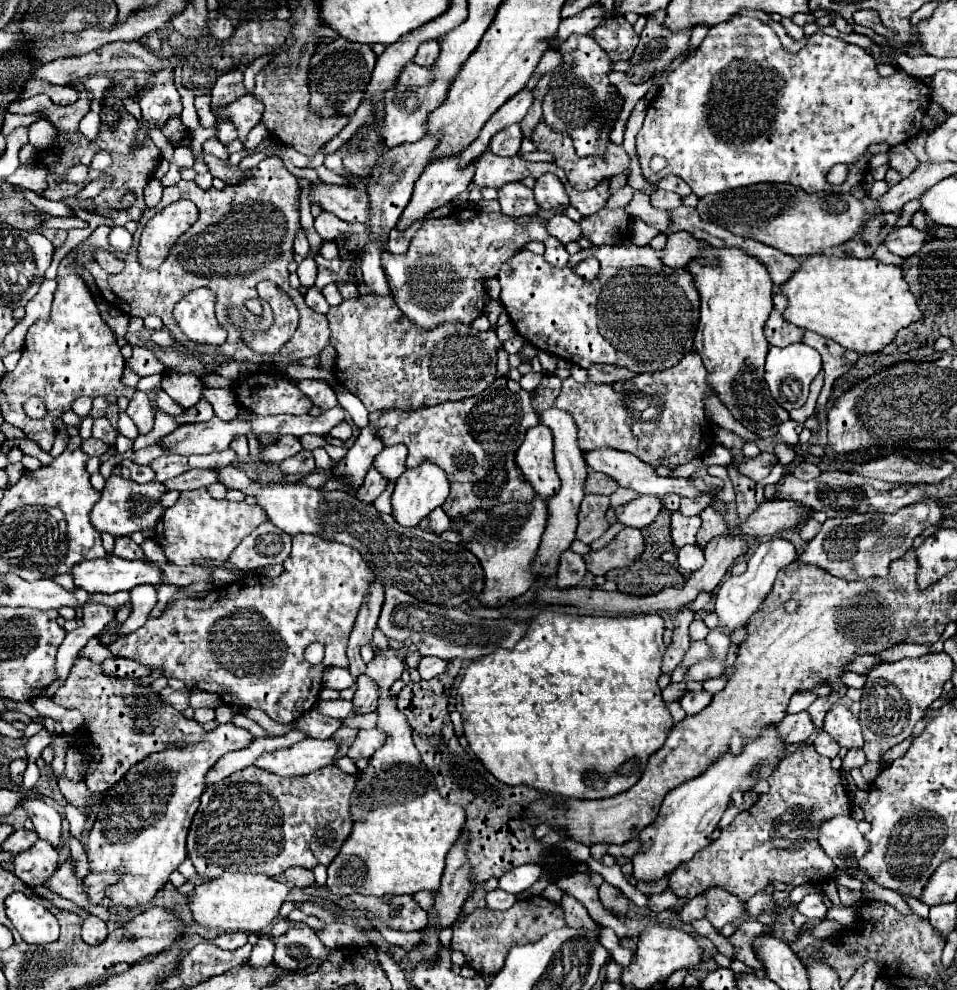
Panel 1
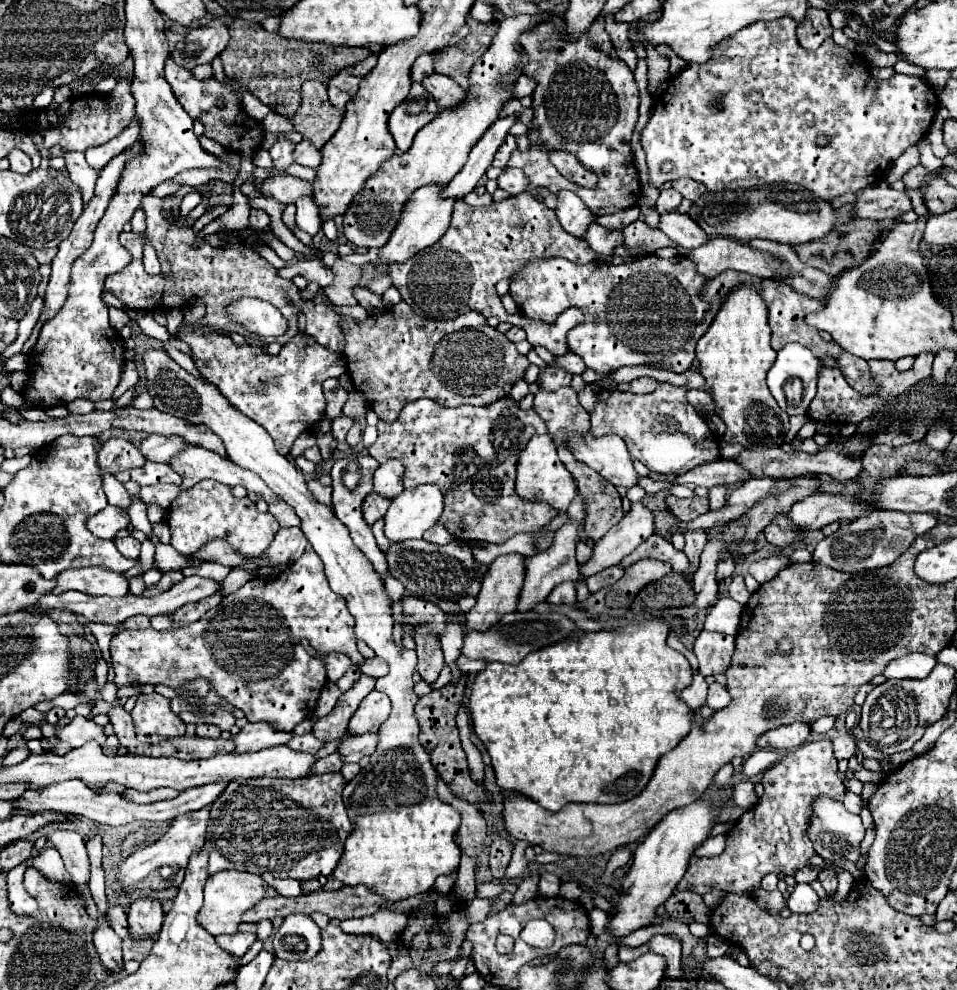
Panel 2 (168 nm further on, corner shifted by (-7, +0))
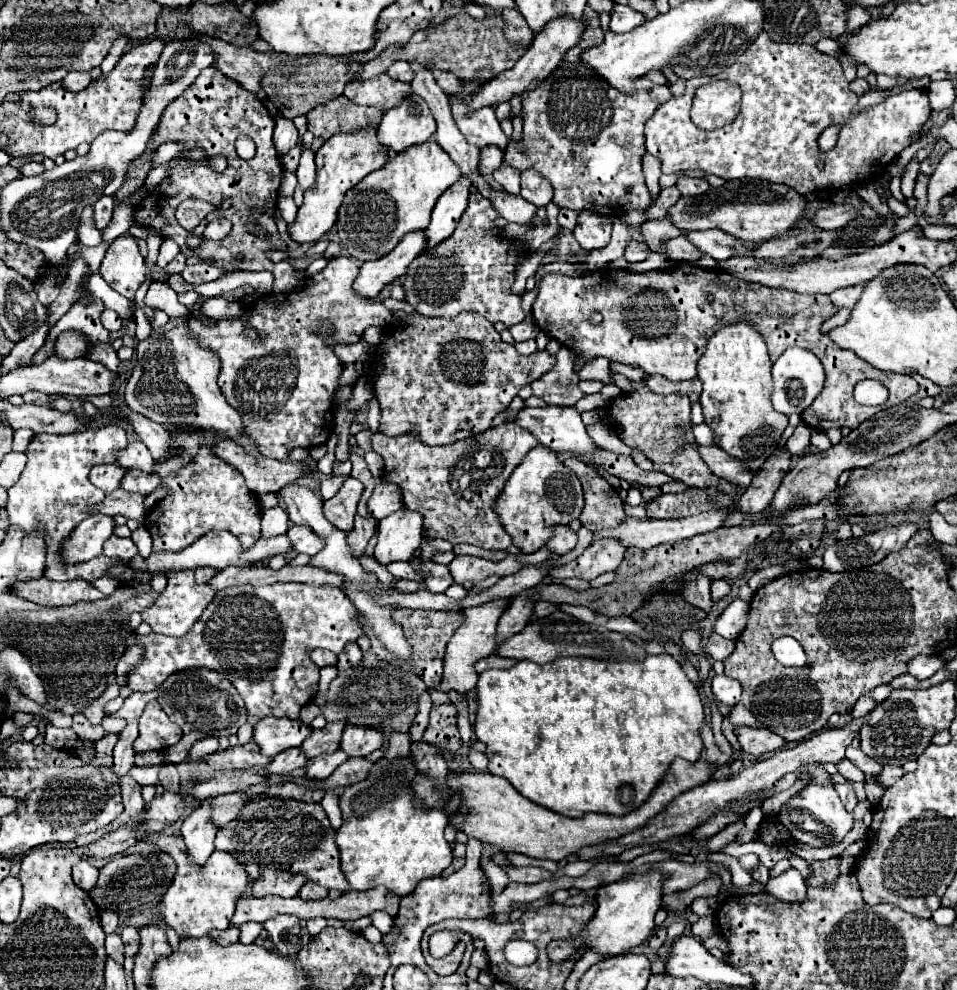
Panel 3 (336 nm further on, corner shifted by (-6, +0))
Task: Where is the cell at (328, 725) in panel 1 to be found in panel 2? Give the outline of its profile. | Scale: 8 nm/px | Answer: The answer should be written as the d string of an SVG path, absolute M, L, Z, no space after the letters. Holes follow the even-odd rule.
M307 732L307 734L303 734L303 736L293 736L291 740L289 740L289 744L287 744L289 748L293 748L293 750L301 750L301 752L317 752L321 746L323 746L323 742L319 742L319 740L315 740L315 734L313 732Z

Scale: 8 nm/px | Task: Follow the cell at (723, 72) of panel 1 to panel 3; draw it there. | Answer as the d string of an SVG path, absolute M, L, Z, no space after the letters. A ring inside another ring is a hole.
M762 32L754 44L724 72L718 76L696 76L686 80L686 94L680 98L670 98L664 102L656 114L646 124L646 150L662 160L664 174L676 174L680 170L704 170L708 174L720 176L724 180L742 180L742 178L758 178L766 182L786 184L794 188L798 194L810 194L814 190L826 188L848 188L854 182L876 180L884 174L884 170L898 158L898 154L910 146L910 140L916 132L920 132L922 124L930 116L928 94L924 90L904 90L886 98L886 102L872 106L860 114L852 114L858 96L850 90L842 66L838 58L818 52L808 44L774 44L766 32ZM712 80L732 80L742 88L742 112L740 116L720 128L720 130L700 130L690 120L690 106L696 88L710 84ZM846 122L846 124L844 124ZM828 126L840 126L838 142L830 152L822 152L818 148L818 136ZM818 162L824 162L824 168L818 168Z

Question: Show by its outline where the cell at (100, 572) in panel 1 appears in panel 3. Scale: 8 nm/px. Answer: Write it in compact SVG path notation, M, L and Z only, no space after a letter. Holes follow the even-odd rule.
M46 576L28 580L26 584L18 584L18 588L14 588L14 594L42 606L70 606L82 600L98 600L104 596L86 580L54 582Z

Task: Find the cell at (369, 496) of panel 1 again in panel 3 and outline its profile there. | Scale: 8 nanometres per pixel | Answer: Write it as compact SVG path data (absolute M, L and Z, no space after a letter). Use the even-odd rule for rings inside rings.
M356 516L356 522L354 522L354 528L346 534L346 542L350 544L350 548L354 548L354 556L362 556L364 550L366 550L366 544L368 540L372 538L374 530L376 530L376 520L374 518L360 518Z

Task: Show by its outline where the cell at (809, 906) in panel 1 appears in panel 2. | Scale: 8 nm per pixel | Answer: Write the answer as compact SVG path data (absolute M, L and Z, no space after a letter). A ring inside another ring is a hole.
M797 884L795 890L791 892L791 896L787 898L787 908L791 912L799 912L799 914L809 914L815 912L819 908L819 896L817 892L809 886L809 884Z

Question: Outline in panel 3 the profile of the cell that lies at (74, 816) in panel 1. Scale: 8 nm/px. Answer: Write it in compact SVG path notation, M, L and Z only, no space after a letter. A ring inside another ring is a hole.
M124 926L122 930L120 930L120 936L122 936L122 942L124 942L124 954L126 954L126 958L132 958L132 956L136 956L138 954L138 944L140 944L140 934L138 934L138 930L136 928L132 928L132 926Z

